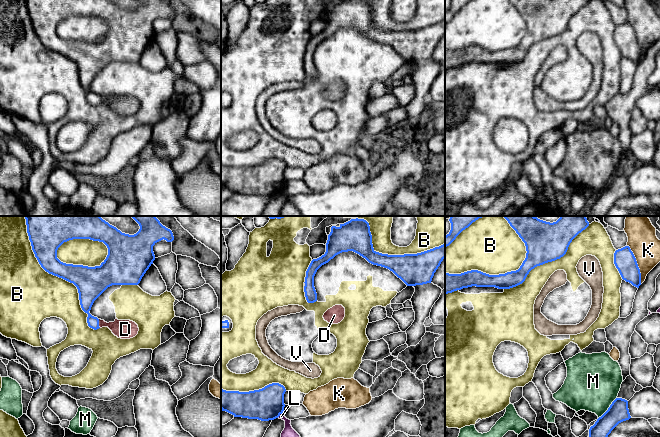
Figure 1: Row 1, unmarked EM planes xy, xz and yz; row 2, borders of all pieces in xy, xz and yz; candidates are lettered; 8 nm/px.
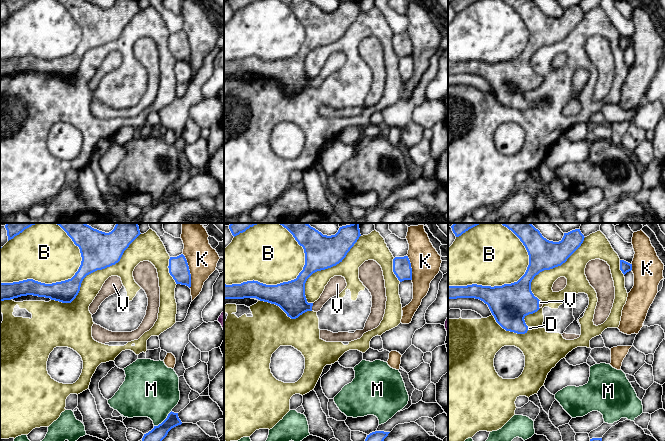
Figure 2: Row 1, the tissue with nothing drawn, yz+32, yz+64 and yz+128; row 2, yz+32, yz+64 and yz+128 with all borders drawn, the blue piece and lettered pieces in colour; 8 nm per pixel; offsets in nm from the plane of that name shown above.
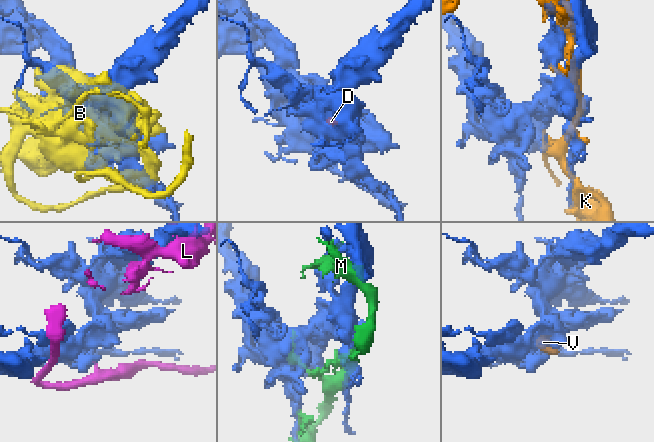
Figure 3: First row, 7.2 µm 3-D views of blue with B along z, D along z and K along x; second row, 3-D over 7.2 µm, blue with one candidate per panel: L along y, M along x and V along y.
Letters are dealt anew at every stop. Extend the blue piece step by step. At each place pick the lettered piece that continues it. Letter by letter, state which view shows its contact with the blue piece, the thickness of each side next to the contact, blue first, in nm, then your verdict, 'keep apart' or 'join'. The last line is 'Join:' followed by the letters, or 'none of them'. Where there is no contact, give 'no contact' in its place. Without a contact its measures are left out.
B: meets blue in xy; 220 nm thick on the blue side, 420 nm on the other; keep apart
D: meets blue in xy; 150 nm thick on the blue side, 160 nm on the other; join
K: meets blue in yz; 170 nm thick on the blue side, 240 nm on the other; keep apart
L: meets blue in xz; 260 nm thick on the blue side, 90 nm on the other; keep apart
M: meets blue in yz; 160 nm thick on the blue side, 440 nm on the other; keep apart
V: meets blue in xz; 100 nm thick on the blue side, 20 nm on the other; join
Join: D, V

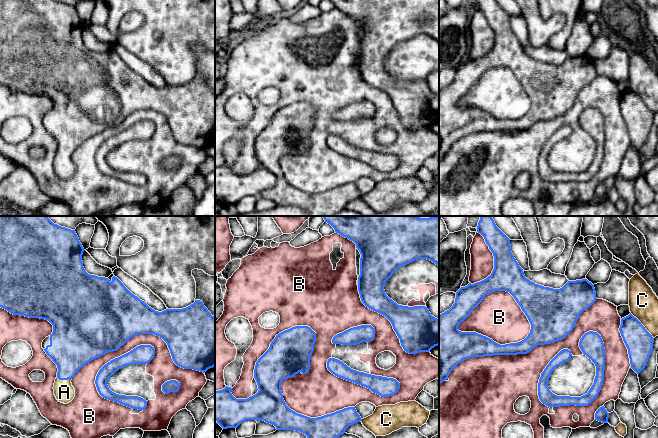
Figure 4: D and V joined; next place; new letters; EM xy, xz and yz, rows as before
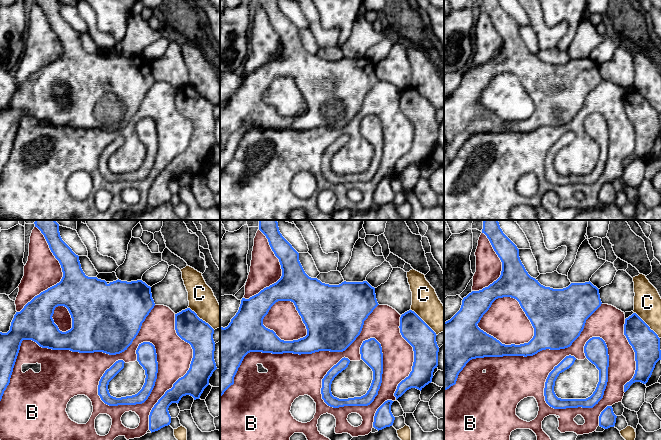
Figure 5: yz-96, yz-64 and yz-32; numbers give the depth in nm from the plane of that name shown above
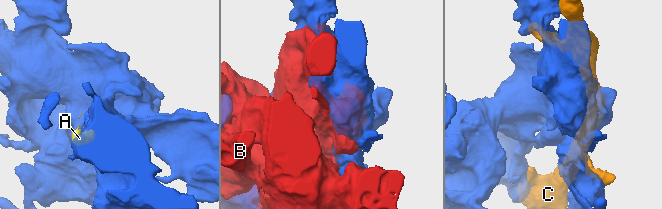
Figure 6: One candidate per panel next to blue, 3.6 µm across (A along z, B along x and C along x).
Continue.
A: meets blue in xy; 340 nm thick on the blue side, 160 nm on the other; join
B: meets blue in xz; 340 nm thick on the blue side, 360 nm on the other; keep apart
C: meets blue in yz; 220 nm thick on the blue side, 240 nm on the other; keep apart
Join: A

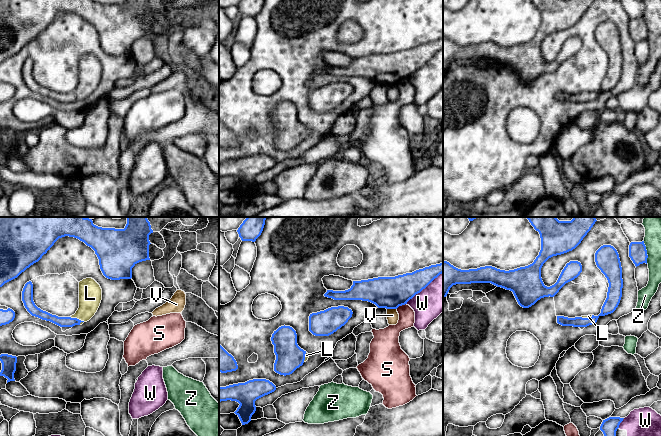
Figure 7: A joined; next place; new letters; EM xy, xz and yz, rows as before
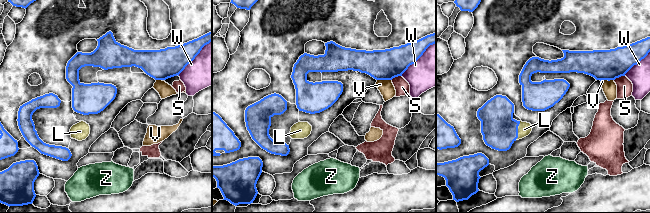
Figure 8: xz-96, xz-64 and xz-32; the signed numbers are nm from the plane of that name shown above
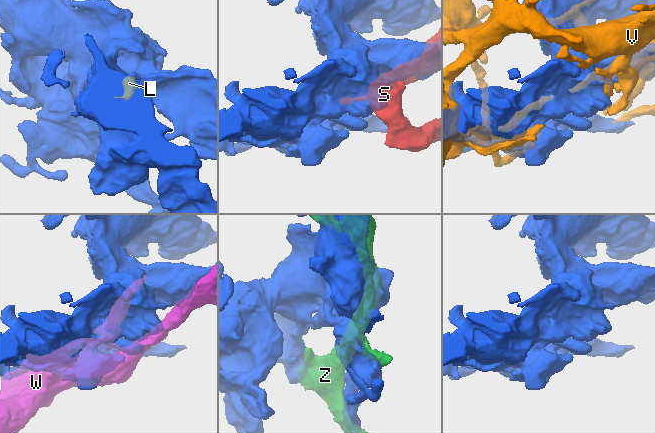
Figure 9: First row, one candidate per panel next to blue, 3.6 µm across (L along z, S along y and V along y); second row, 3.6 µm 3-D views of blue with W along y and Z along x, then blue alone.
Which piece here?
L: meets blue in xy; 80 nm thick on the blue side, 190 nm on the other; join
S: meets blue in xz; 260 nm thick on the blue side, 140 nm on the other; keep apart
V: meets blue in xz; 260 nm thick on the blue side, 100 nm on the other; keep apart
W: meets blue in xz; 240 nm thick on the blue side, 280 nm on the other; keep apart
Z: meets blue in yz; 140 nm thick on the blue side, 140 nm on the other; keep apart
Join: L

